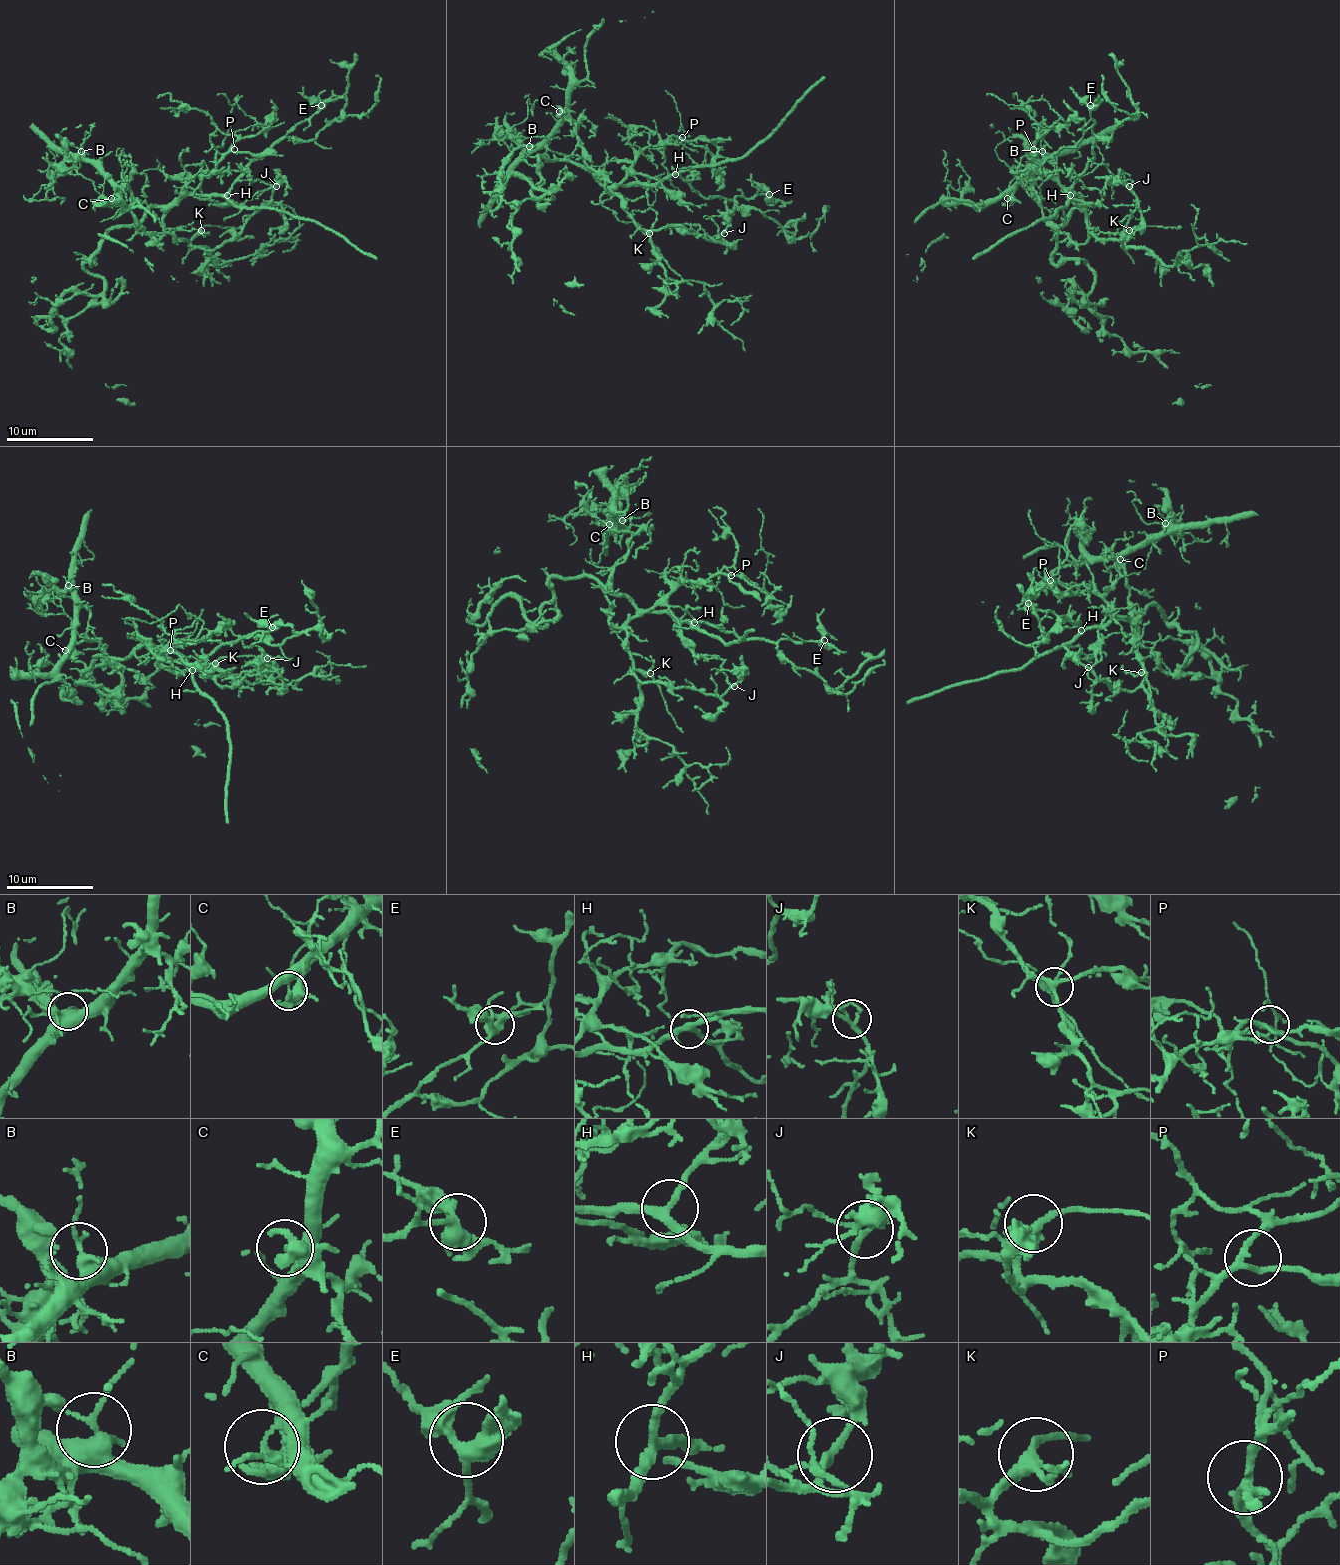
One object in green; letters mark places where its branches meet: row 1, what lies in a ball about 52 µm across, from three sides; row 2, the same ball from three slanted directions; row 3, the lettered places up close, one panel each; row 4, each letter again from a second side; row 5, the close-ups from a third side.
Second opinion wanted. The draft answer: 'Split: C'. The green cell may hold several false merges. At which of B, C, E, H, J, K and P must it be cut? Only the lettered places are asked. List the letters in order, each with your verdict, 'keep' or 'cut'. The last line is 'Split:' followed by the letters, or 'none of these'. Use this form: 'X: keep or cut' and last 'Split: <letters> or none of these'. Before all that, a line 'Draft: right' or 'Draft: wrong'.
Draft: right
B: keep
C: cut
E: keep
H: keep
J: keep
K: keep
P: keep
Split: C

